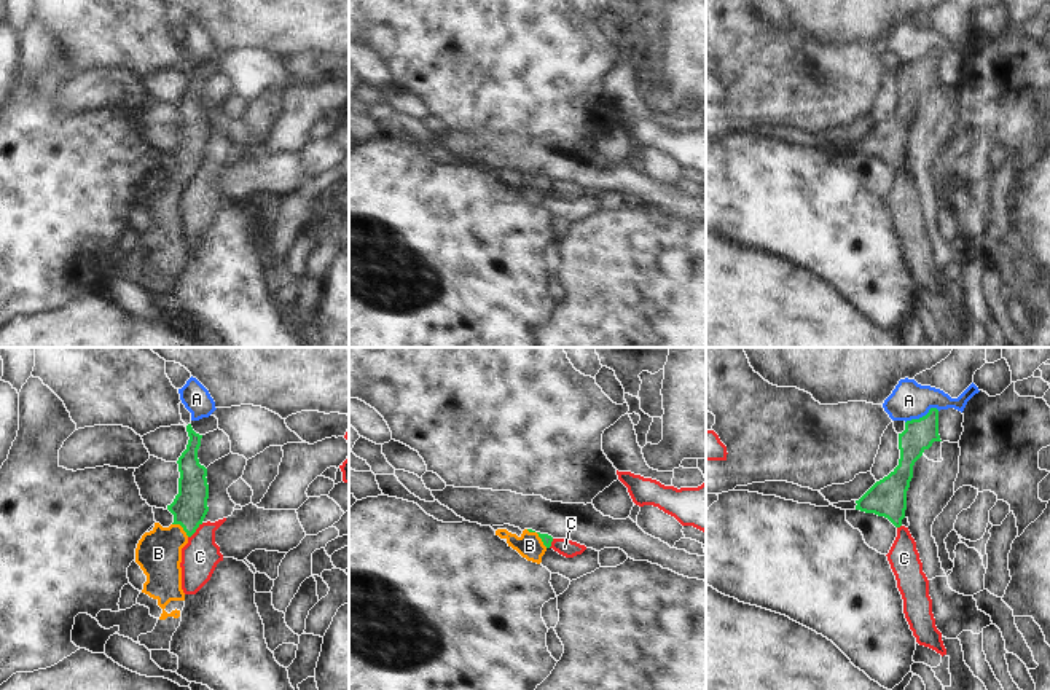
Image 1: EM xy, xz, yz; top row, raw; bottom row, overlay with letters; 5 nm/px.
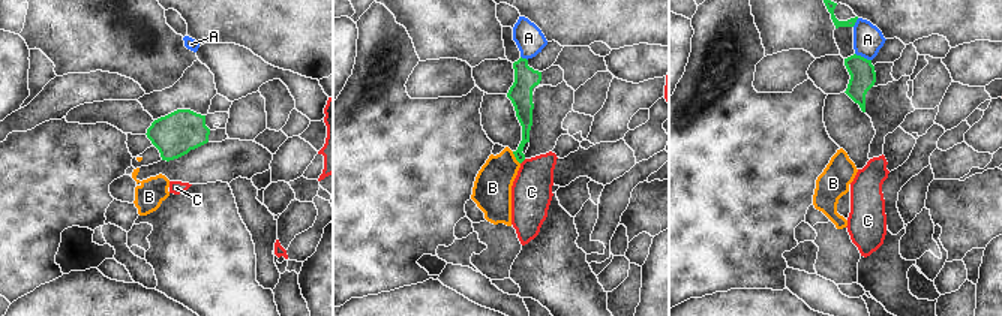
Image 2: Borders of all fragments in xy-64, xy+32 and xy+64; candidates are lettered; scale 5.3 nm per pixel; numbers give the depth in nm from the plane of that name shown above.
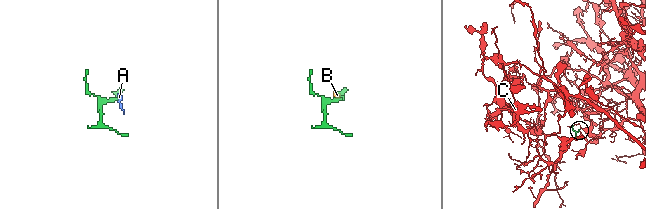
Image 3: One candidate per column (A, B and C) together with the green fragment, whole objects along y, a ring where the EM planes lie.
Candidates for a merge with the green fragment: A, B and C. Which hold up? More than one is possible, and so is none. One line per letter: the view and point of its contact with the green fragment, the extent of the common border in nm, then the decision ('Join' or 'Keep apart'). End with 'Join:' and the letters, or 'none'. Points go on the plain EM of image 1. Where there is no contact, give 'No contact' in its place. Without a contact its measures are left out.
A: Touches green at yz (923, 59). Shared border 190 nm. Keep apart
B: Touches green at xy (182, 169). Shared border 110 nm. Join
C: Touches green at xy (195, 174). Shared border 110 nm. Keep apart
Join: B.

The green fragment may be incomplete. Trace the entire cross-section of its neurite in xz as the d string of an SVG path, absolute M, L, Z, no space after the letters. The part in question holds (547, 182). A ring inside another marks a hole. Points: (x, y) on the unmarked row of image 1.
M497 172L496 178L505 182L508 190L516 193L527 204L542 206L542 199L551 190L553 180L548 177L540 177L532 172L524 172L518 180L516 177L508 175L507 172Z

